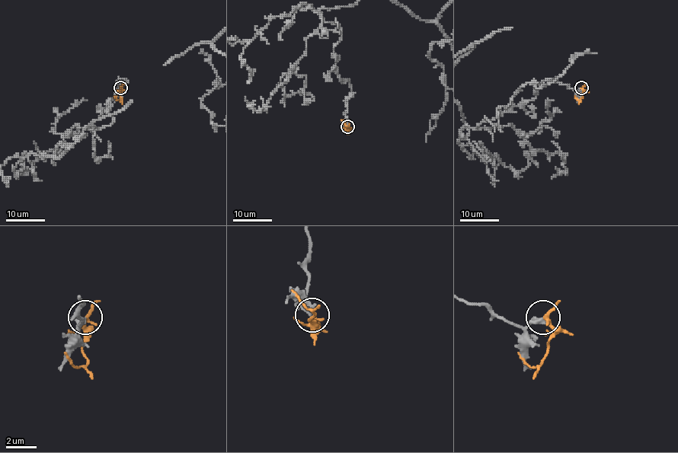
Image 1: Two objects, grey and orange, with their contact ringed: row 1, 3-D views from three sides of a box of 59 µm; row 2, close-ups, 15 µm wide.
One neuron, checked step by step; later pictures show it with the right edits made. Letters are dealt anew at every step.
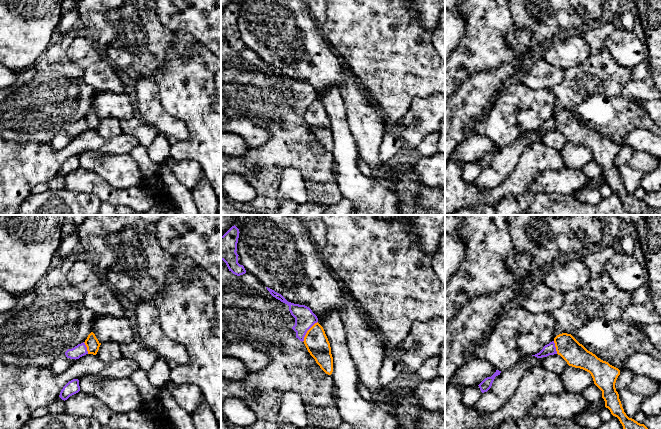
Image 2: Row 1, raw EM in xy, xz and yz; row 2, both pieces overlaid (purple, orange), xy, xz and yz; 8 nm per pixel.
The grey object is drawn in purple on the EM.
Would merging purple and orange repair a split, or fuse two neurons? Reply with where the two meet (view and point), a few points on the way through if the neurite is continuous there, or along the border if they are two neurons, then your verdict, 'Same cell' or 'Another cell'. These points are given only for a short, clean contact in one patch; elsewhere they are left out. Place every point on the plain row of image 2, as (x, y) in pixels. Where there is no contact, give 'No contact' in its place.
Touches purple at xz (307, 106). Boundary: xz (317, 97), (307, 107), (302, 117). Another cell

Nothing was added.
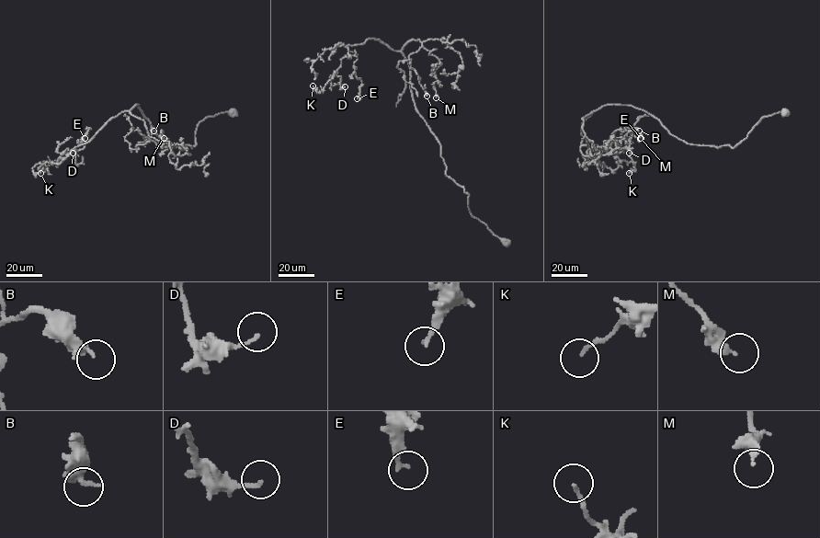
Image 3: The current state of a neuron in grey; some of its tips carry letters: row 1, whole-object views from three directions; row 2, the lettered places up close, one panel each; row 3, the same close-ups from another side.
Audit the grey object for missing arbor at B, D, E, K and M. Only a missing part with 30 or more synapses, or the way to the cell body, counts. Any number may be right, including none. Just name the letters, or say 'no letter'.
no letter

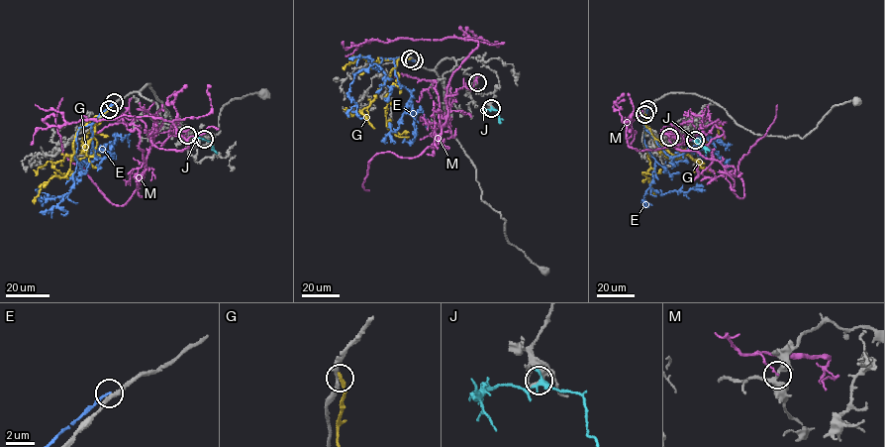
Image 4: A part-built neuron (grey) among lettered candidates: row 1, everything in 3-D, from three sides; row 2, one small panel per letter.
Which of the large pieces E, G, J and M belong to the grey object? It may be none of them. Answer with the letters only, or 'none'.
none

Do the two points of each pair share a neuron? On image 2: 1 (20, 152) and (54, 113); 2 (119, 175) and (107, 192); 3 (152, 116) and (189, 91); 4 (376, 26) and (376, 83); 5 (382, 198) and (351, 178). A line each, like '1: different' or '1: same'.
1: different
2: different
3: different
4: same
5: same

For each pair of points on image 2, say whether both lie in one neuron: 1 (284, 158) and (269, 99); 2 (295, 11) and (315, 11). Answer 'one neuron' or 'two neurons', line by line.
1: one neuron
2: two neurons

